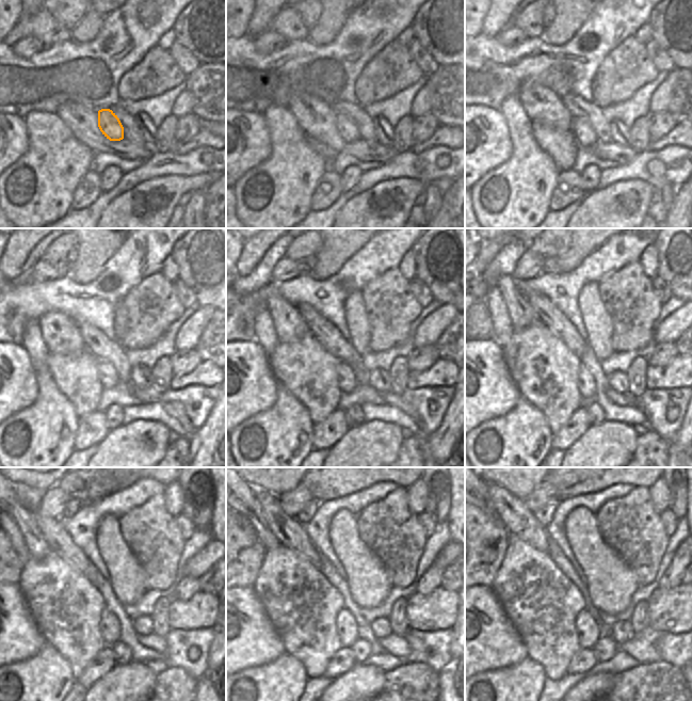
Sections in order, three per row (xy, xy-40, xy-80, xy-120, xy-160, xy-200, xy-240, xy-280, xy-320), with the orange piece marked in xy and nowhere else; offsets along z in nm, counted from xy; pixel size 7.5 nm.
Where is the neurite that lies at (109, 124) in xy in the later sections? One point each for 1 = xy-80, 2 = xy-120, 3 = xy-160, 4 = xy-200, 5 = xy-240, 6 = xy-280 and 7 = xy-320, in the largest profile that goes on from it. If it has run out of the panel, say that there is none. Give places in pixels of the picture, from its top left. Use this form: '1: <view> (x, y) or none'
1: xy-80 (584, 134)
2: xy-120 (107, 373)
3: xy-160 (347, 378)
4: xy-200 (586, 386)
5: xy-240 (109, 625)
6: xy-280 (347, 628)
7: xy-320 (588, 630)

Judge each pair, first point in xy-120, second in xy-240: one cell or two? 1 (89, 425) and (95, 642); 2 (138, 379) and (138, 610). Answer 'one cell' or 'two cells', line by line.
1: two cells
2: two cells

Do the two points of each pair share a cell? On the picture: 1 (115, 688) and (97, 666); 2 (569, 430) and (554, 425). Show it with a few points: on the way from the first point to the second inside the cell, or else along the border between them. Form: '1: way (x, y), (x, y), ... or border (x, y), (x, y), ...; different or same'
1: border (115, 664), (87, 689); different
2: border (577, 409), (552, 435); different

